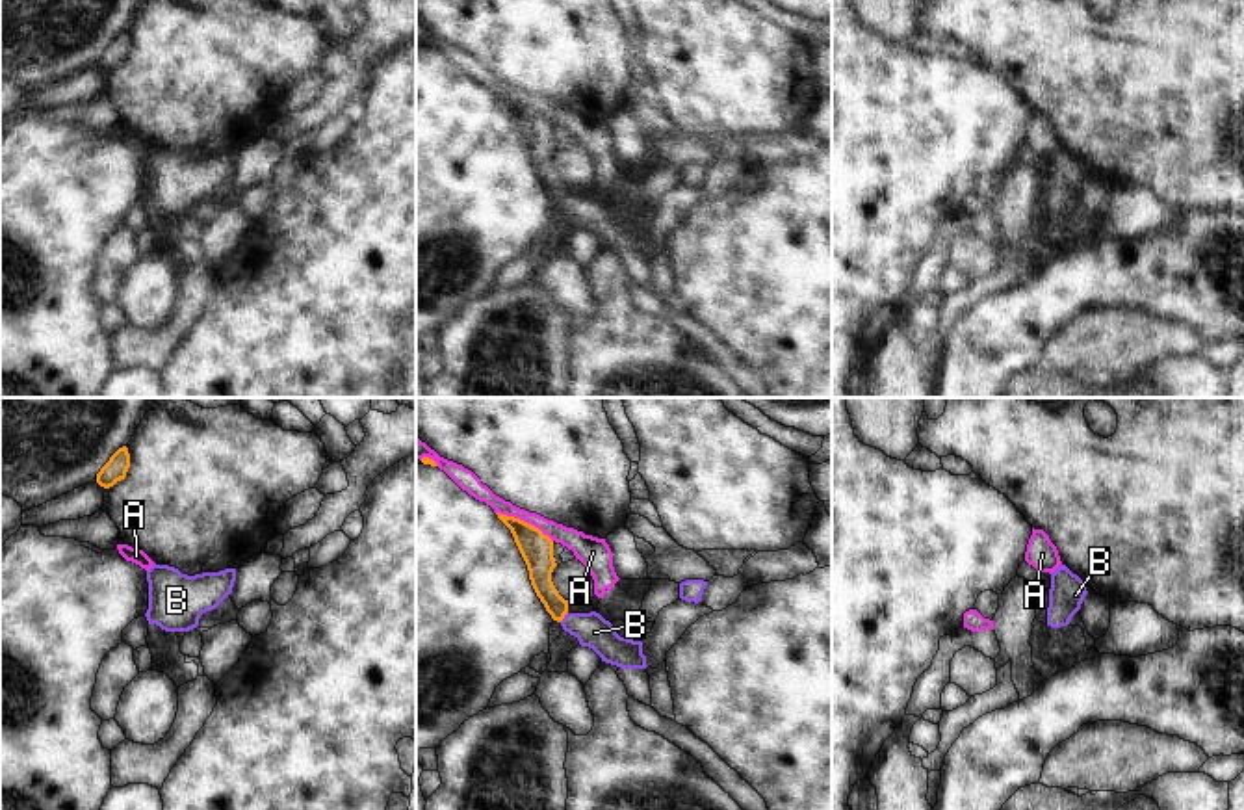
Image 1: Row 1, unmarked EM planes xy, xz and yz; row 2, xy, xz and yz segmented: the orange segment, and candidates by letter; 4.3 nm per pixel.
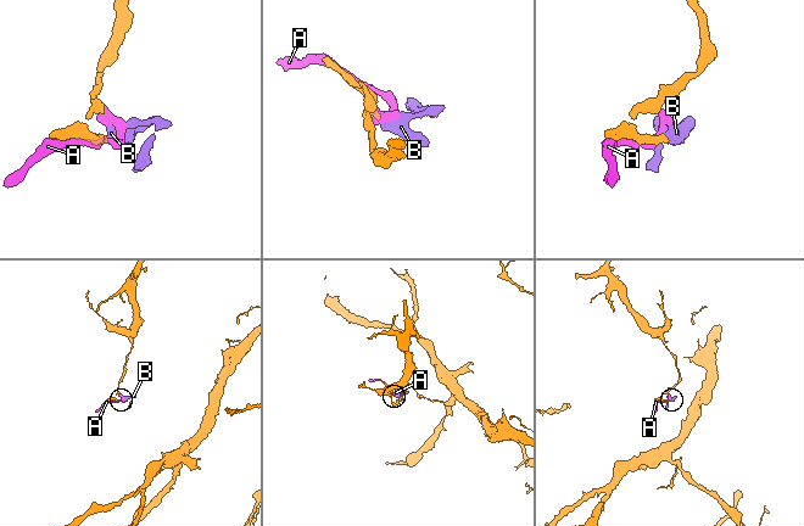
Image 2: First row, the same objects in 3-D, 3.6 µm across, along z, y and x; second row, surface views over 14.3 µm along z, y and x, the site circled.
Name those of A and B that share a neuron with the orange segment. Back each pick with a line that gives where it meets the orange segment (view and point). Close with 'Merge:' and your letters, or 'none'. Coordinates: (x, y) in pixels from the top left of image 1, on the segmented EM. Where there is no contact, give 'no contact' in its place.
B: meets orange in xz at (563, 617)
Merge: B

